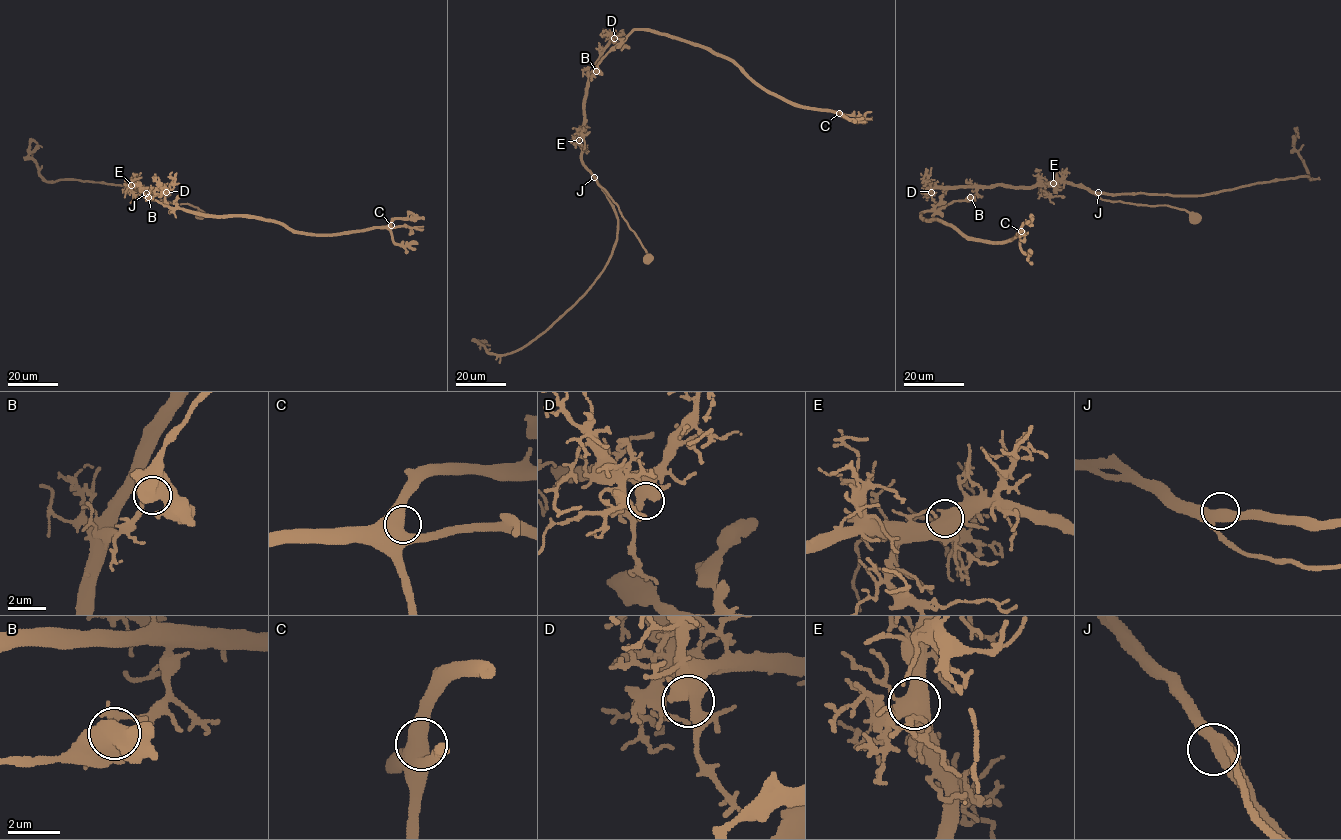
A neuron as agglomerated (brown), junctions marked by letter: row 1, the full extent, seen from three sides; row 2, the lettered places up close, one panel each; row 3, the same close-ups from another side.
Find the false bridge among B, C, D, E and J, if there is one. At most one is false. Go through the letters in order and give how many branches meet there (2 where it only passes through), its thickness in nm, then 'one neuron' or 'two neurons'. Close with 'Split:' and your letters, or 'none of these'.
B: 3 | 550 nm | two neurons
C: 3 | 480 nm | one neuron
D: 2 | 550 nm | one neuron
E: 3 | 480 nm | one neuron
J: 3 | 440 nm | one neuron
Split: B

